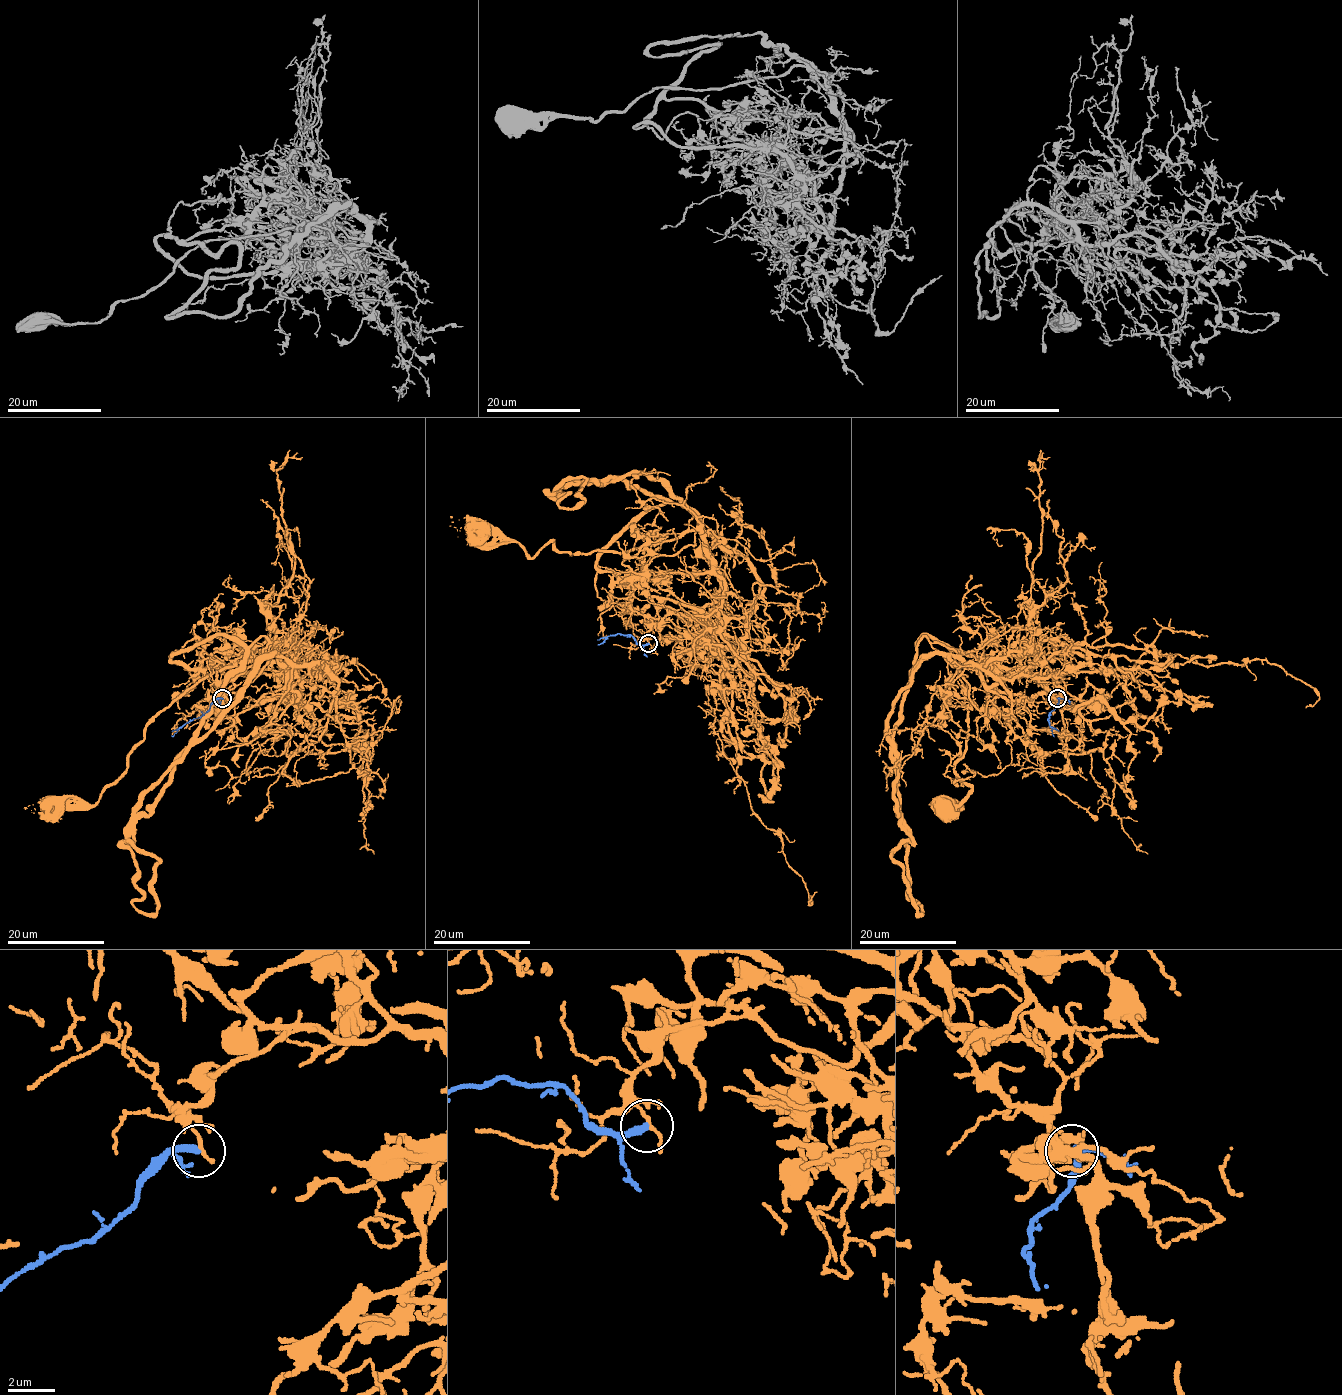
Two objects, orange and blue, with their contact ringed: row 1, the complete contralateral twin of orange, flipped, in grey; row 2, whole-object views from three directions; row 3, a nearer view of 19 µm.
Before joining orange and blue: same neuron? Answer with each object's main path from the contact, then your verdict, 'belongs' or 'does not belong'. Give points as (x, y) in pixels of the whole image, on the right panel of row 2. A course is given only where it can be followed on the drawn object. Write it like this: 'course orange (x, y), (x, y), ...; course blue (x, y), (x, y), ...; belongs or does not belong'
course orange (1058, 699), (1025, 667), (956, 665), (967, 738), (954, 769), (971, 790), (943, 811); course blue (1058, 699), (1059, 704), (1049, 712), (1048, 718), (1054, 735); does not belong

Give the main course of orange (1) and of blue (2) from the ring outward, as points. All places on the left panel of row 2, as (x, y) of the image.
1: (223, 699), (233, 671), (213, 660), (234, 665), (161, 711), (93, 805), (62, 798), (49, 811)
2: (222, 699), (217, 699), (205, 712), (171, 735)

